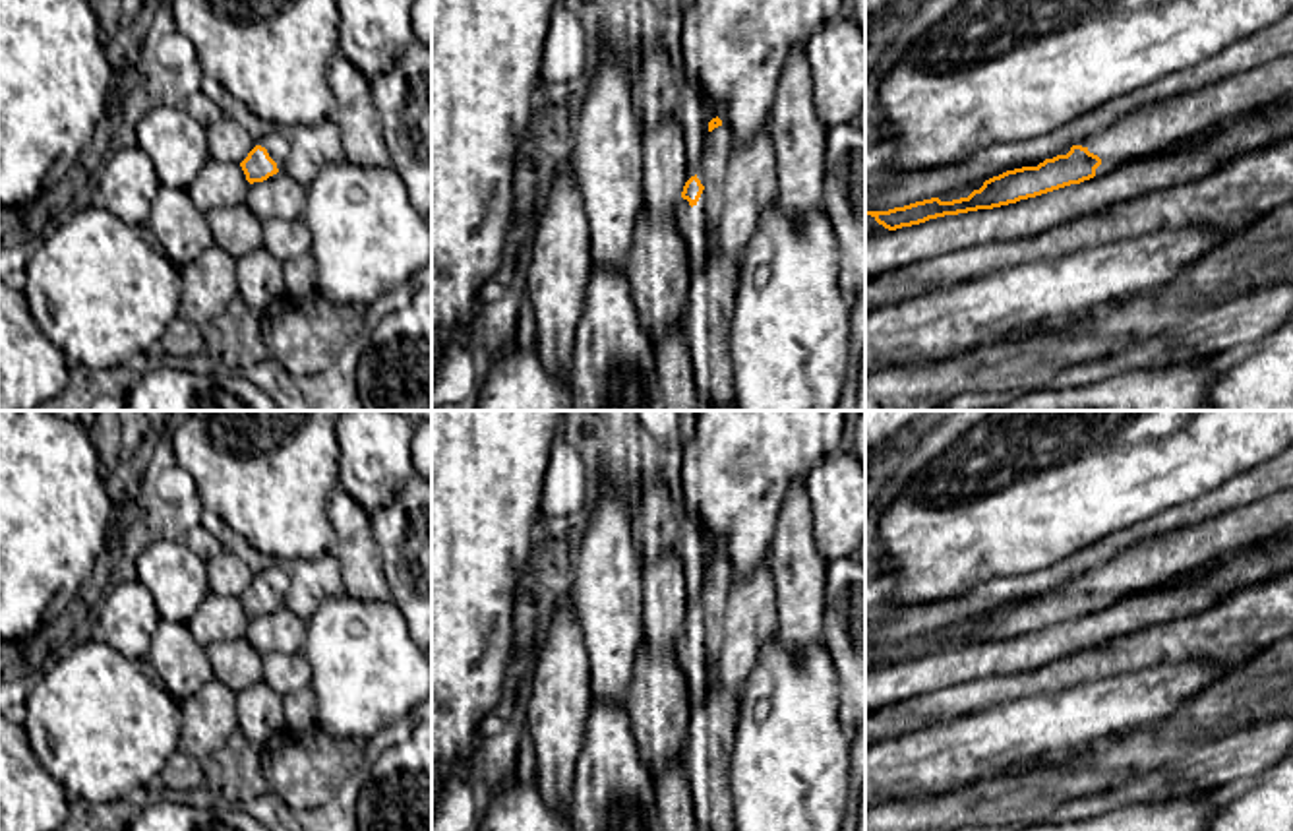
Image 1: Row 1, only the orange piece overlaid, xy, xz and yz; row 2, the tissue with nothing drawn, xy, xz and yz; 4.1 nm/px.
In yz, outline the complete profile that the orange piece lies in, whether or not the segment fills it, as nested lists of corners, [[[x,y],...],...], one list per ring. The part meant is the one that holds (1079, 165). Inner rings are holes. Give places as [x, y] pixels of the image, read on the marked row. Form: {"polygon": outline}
{"polygon": [[[1285,54],[1212,85],[1142,107],[1092,134],[1082,145],[1072,145],[1067,155],[993,176],[968,198],[952,201],[931,198],[888,211],[865,207],[865,213],[885,229],[896,231],[945,215],[1016,203],[1154,157],[1188,136],[1291,95],[1293,54]]]}

